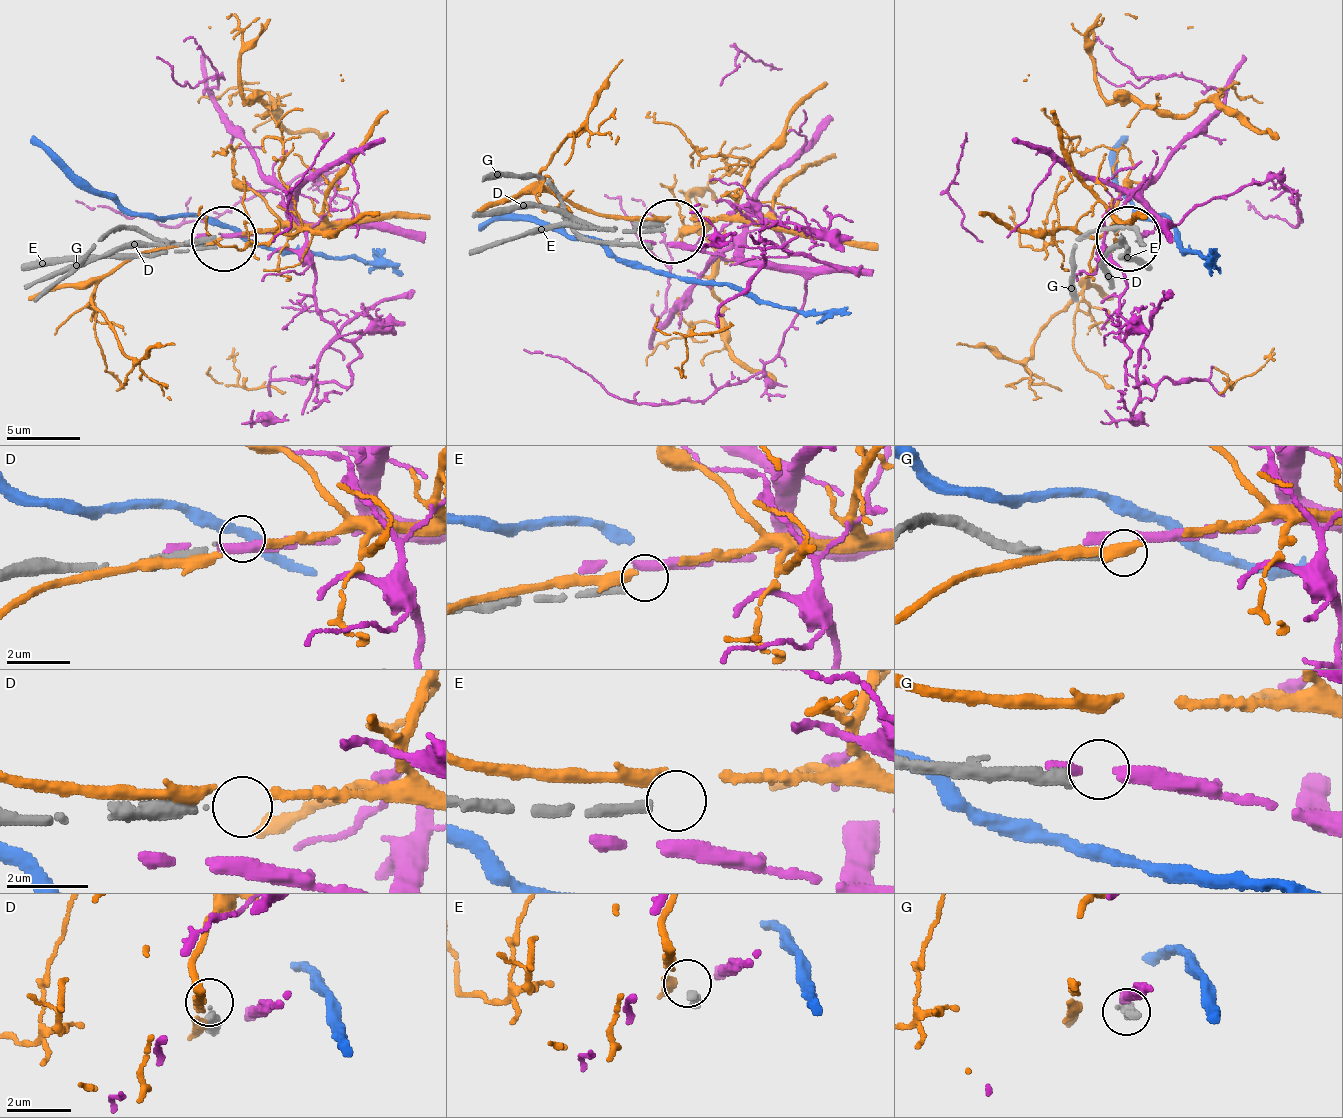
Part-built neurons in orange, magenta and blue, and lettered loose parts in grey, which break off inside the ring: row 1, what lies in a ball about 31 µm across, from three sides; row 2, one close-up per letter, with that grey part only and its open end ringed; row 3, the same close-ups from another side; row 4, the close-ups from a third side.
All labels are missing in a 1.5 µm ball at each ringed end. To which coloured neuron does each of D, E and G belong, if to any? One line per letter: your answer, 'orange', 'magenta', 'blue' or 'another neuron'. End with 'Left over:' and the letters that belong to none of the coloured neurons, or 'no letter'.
D: another neuron
E: another neuron
G: another neuron
Left over: D, E, G

